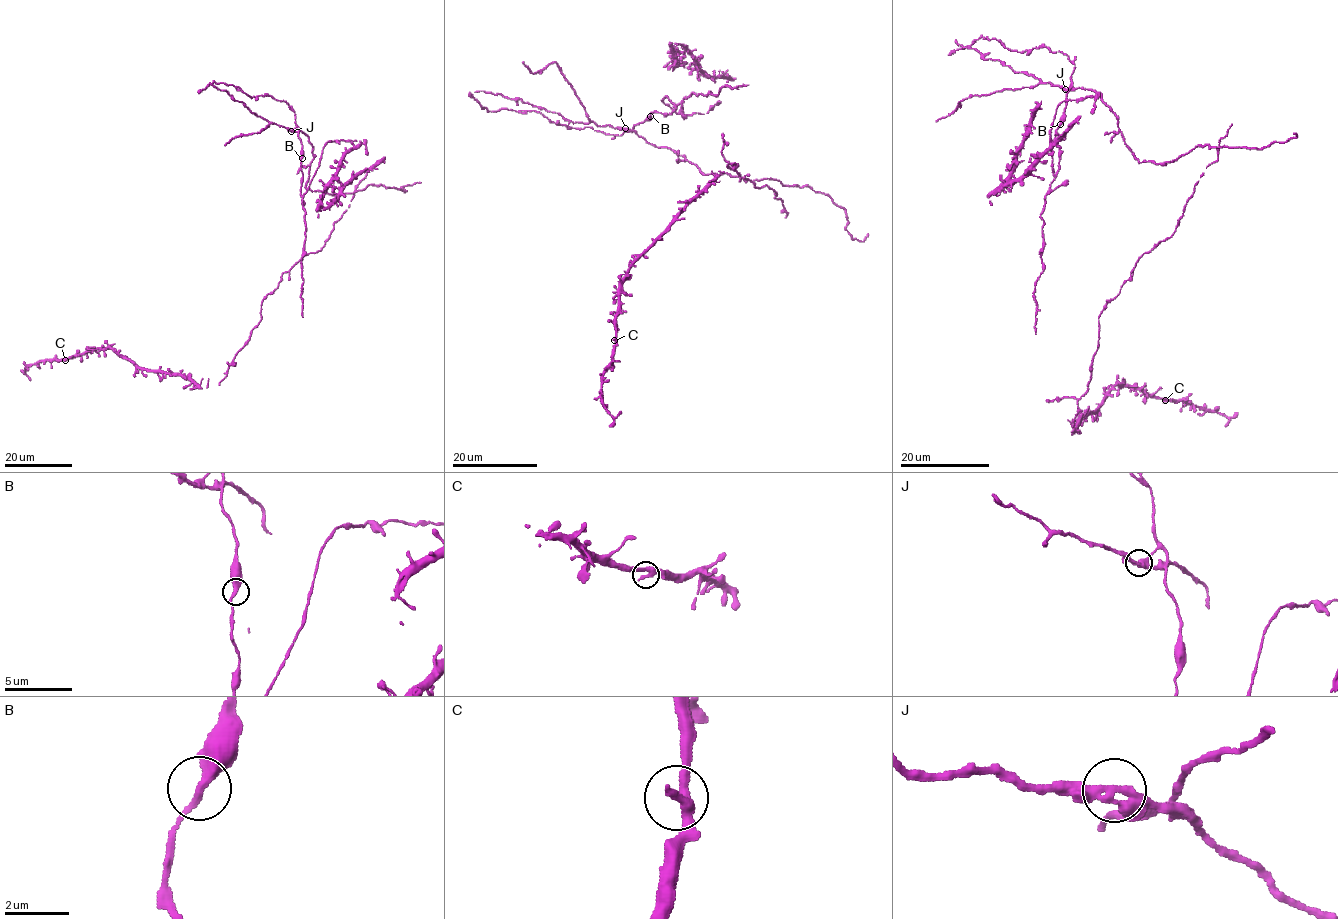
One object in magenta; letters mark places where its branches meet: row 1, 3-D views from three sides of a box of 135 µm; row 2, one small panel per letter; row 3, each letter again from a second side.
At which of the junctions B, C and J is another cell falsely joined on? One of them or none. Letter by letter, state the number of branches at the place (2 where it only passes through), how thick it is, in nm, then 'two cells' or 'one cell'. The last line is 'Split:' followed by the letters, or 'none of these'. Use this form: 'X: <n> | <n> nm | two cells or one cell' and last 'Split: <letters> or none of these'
B: 2 | 320 nm | one cell
C: 2 | 320 nm | one cell
J: 2 | 320 nm | two cells
Split: J

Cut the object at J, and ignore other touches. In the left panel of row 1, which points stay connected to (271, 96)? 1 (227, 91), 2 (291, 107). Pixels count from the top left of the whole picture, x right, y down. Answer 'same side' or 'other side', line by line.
1: other side
2: same side

